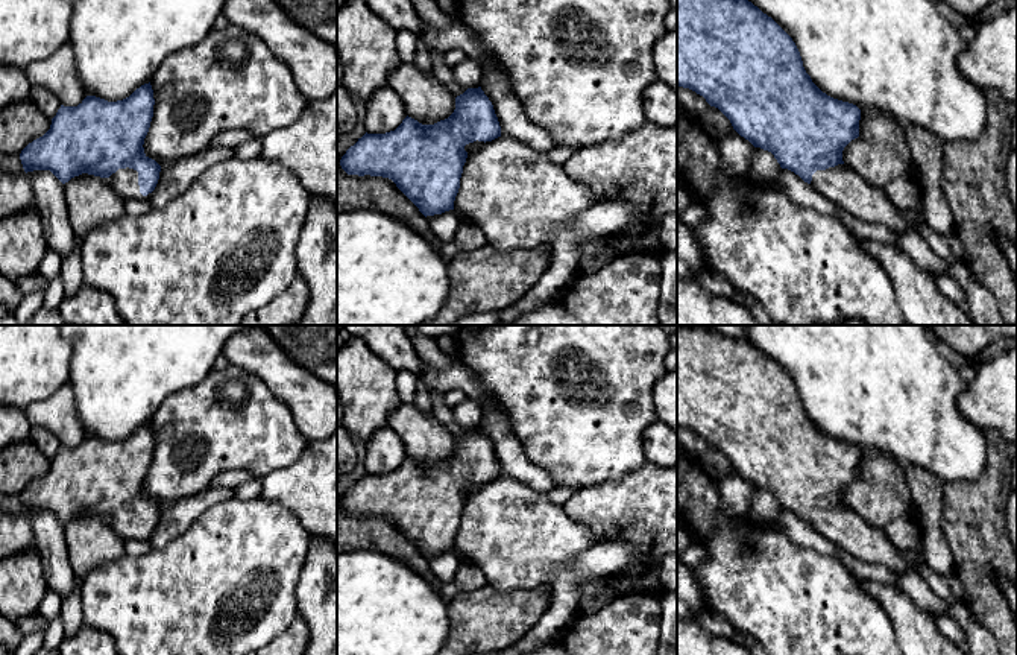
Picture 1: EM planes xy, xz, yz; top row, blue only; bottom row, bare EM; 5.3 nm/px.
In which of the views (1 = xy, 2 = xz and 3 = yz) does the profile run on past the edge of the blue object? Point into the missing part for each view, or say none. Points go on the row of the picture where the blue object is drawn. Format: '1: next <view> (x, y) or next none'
1: next xy (125, 181)
2: next xz (474, 146)
3: next yz (844, 187)

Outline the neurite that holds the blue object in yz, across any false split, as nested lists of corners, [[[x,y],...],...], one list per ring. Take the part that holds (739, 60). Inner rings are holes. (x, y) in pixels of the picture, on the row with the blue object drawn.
[[[677,0],[677,87],[689,88],[718,108],[733,129],[774,155],[782,169],[798,175],[821,196],[841,207],[852,217],[888,226],[897,237],[926,222],[923,211],[899,210],[883,188],[870,185],[855,170],[844,166],[842,150],[859,137],[861,109],[823,93],[803,67],[792,38],[748,0]]]

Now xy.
[[[150,82],[123,100],[108,102],[87,96],[77,106],[61,105],[52,119],[50,129],[21,150],[24,172],[50,170],[62,184],[88,173],[106,178],[123,201],[149,201],[161,172],[161,166],[149,158],[143,147],[153,117],[153,105]]]

